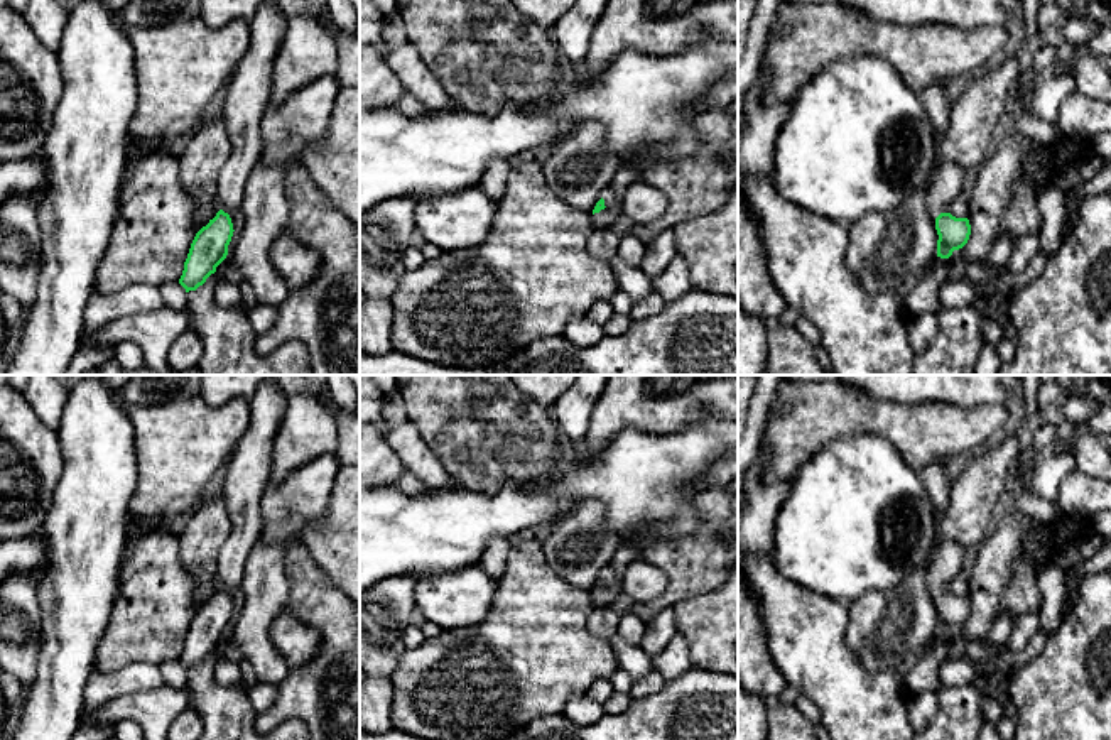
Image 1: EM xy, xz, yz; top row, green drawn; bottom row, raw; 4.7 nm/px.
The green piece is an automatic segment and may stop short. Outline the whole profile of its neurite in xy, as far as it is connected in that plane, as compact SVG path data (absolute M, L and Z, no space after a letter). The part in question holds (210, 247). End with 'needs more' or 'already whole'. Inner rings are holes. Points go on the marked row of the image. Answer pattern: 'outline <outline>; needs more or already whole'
outline M263 0L250 20L252 42L233 71L221 117L231 142L231 154L218 176L221 209L203 226L189 248L179 284L196 291L226 258L233 237L231 215L241 209L243 191L260 149L260 120L270 98L272 69L289 17L274 0Z; needs more

